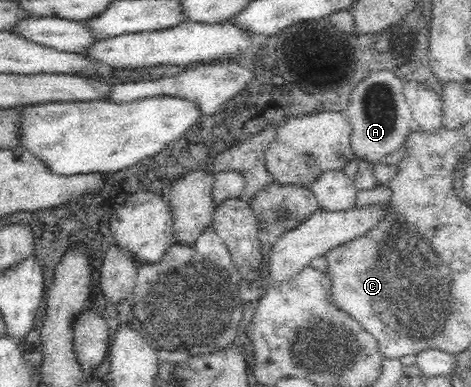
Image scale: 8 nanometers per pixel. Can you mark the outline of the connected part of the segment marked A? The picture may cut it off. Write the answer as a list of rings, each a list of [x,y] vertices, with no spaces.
[[[381,71],[365,77],[352,91],[344,111],[347,124],[351,125],[349,145],[355,158],[371,164],[385,165],[385,156],[403,148],[409,133],[413,131],[410,107],[404,98],[403,81],[393,72]]]

